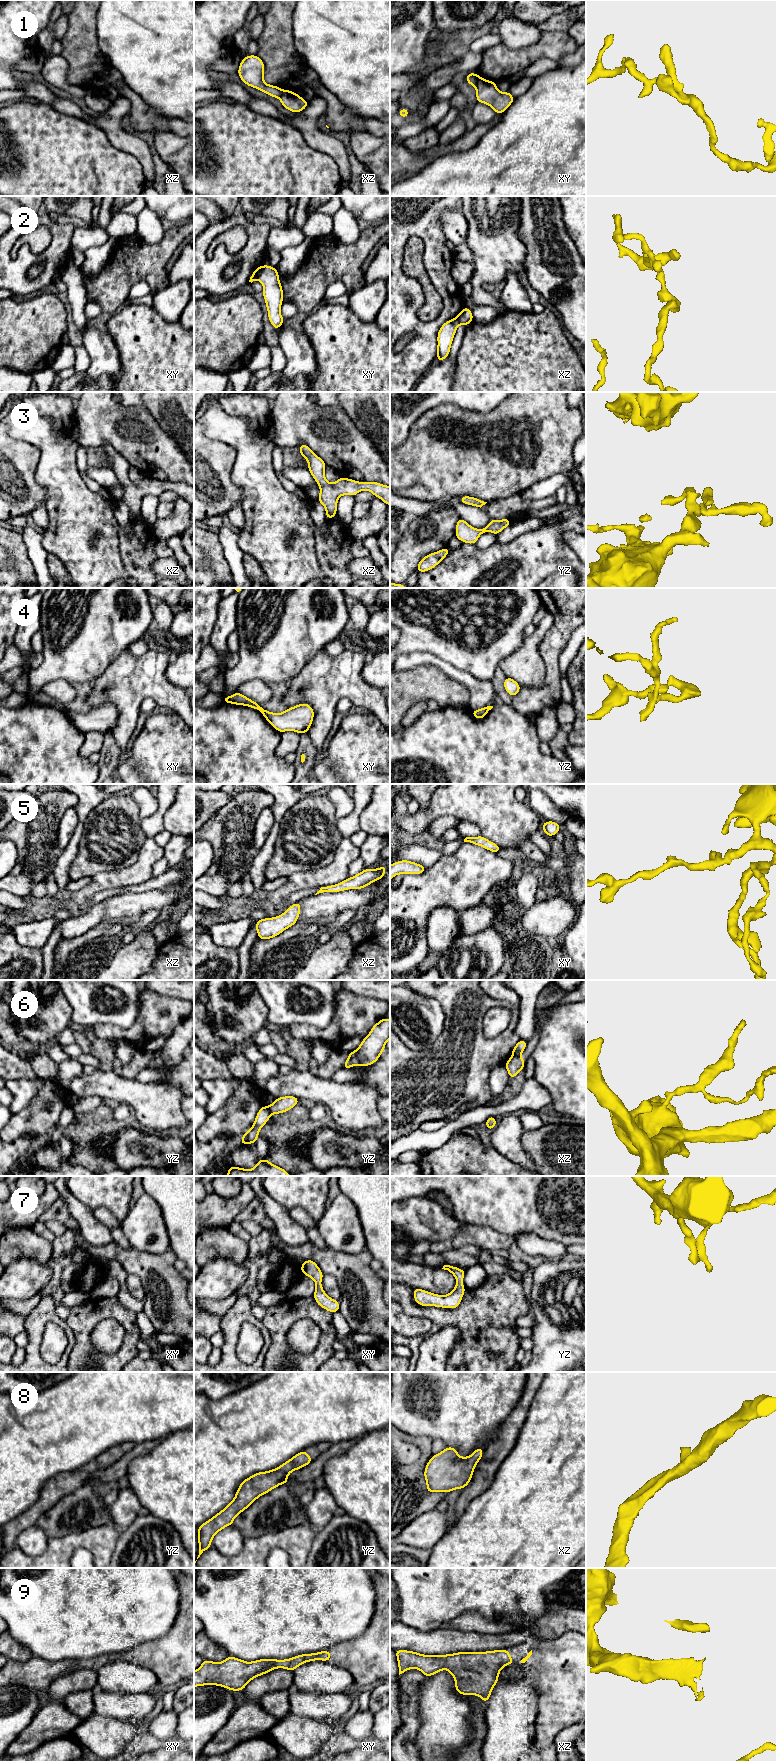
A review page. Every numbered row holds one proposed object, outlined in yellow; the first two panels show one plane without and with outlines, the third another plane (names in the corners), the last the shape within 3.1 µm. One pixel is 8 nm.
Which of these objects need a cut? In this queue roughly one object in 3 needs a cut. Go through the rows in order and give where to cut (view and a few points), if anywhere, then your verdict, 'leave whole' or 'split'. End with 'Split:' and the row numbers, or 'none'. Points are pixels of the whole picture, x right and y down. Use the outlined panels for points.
1: cut in xy along (478, 75), (475, 86); split
2: cut in xy along (262, 266), (256, 279); split
3: no cut; leave whole
4: cut in xy along (261, 707), (259, 710); split
5: no cut; leave whole
6: cut in xz along (512, 1054), (520, 1056); split
7: no cut; leave whole
8: no cut; leave whole
9: no cut; leave whole
Split: 1, 2, 4, 6

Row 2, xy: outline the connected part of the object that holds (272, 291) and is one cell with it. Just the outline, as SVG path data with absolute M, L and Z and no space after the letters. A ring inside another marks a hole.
M262 265L257 280L263 284L263 296L268 311L271 325L277 330L283 325L284 318L280 309L283 302L283 289L279 281L279 273L276 268Z

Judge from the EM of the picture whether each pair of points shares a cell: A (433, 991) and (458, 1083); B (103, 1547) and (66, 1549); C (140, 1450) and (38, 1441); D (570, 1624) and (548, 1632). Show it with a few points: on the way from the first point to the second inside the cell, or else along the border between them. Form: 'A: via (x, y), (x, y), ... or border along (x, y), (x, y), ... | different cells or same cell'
A: via (457, 1011), (458, 1059) | same cell
B: via (94, 1542), (75, 1542) | same cell
C: border along (158, 1439), (135, 1443) | different cells
D: via (565, 1624), (556, 1624), (553, 1627) | same cell

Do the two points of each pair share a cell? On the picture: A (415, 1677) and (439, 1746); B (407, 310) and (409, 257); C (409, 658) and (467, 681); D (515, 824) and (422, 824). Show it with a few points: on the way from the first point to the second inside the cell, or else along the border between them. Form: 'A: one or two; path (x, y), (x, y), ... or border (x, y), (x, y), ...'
A: two; border (426, 1677), (419, 1690), (418, 1712)
B: two; border (402, 254), (402, 271), (420, 284), (423, 295)
C: one; path (423, 658), (434, 660), (453, 673)
D: one; path (492, 807), (444, 807)

